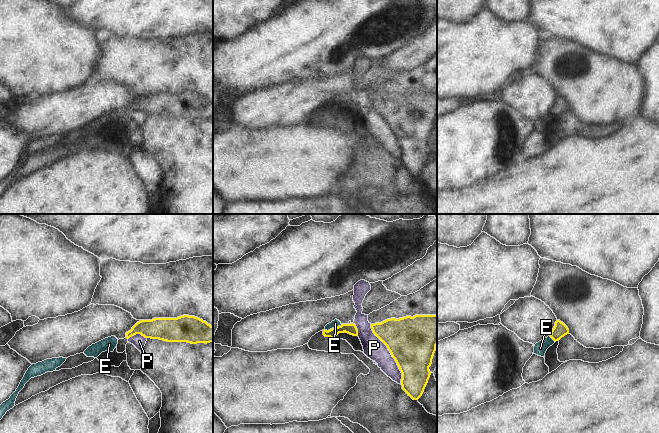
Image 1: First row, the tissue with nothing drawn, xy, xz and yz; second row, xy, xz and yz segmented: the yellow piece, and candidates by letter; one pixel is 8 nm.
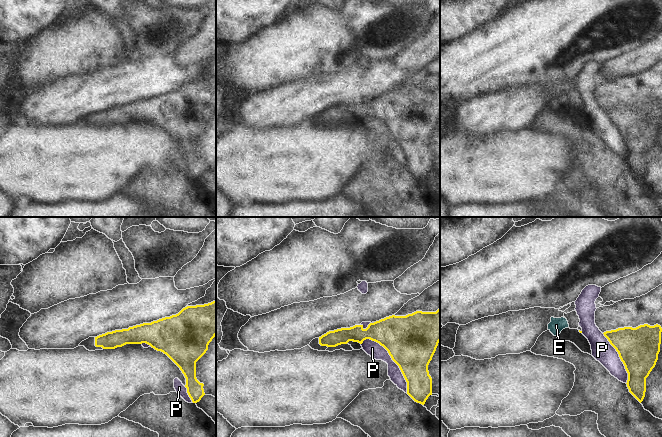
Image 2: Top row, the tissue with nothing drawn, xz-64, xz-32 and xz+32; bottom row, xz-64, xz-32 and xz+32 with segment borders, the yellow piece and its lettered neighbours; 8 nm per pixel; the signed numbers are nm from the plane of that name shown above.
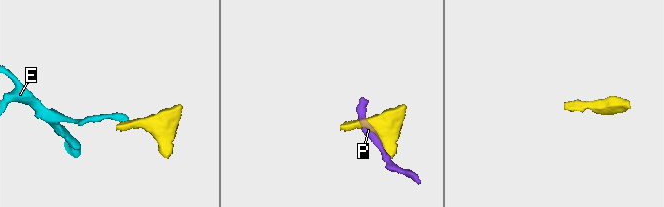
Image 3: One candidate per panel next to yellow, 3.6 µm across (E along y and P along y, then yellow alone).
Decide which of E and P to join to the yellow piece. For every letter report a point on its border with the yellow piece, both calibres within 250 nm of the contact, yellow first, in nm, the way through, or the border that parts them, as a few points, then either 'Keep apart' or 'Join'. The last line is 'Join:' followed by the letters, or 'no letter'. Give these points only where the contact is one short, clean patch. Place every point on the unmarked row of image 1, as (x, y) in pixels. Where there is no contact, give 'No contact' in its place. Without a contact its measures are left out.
E: Touches yellow at xz (333, 104). Thickness 90 nm (yellow) against 60 nm. Boundary: xz (342, 100), (327, 106), (324, 105). Keep apart
P: Touches yellow at xz (391, 130). Thickness 380 nm (yellow) against 170 nm. Keep apart
Join: no letter.

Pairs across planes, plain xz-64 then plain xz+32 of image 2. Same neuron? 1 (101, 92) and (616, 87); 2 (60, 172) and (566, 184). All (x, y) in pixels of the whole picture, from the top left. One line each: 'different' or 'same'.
1: different
2: different

